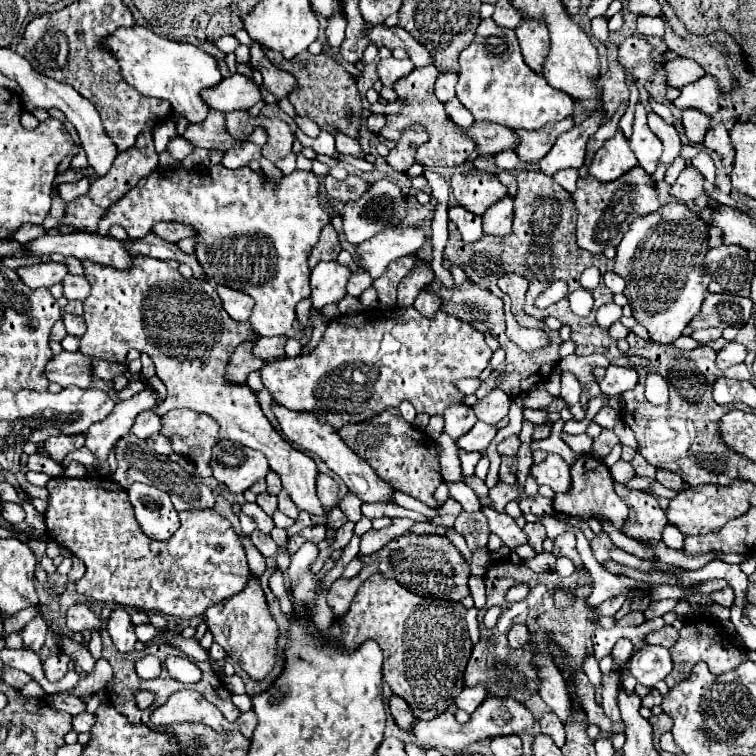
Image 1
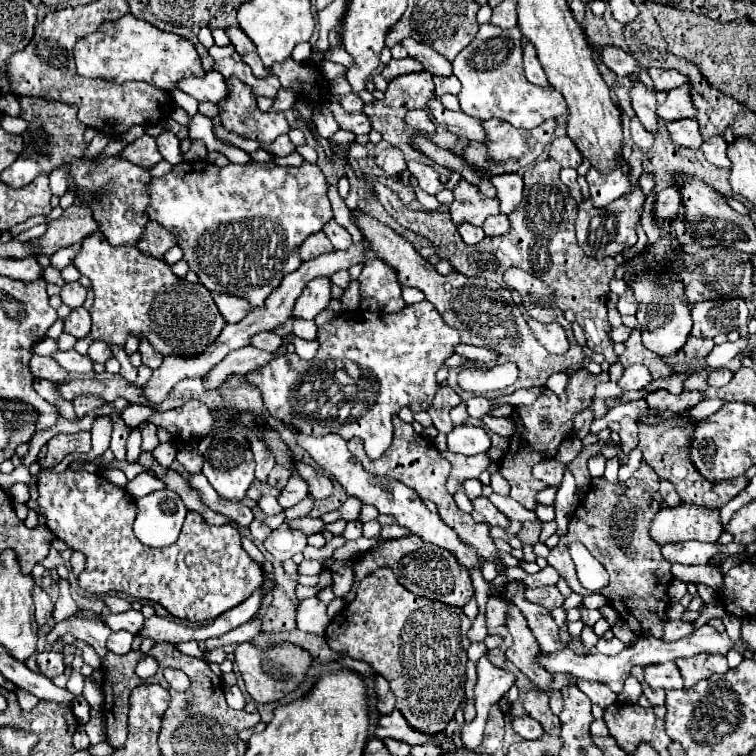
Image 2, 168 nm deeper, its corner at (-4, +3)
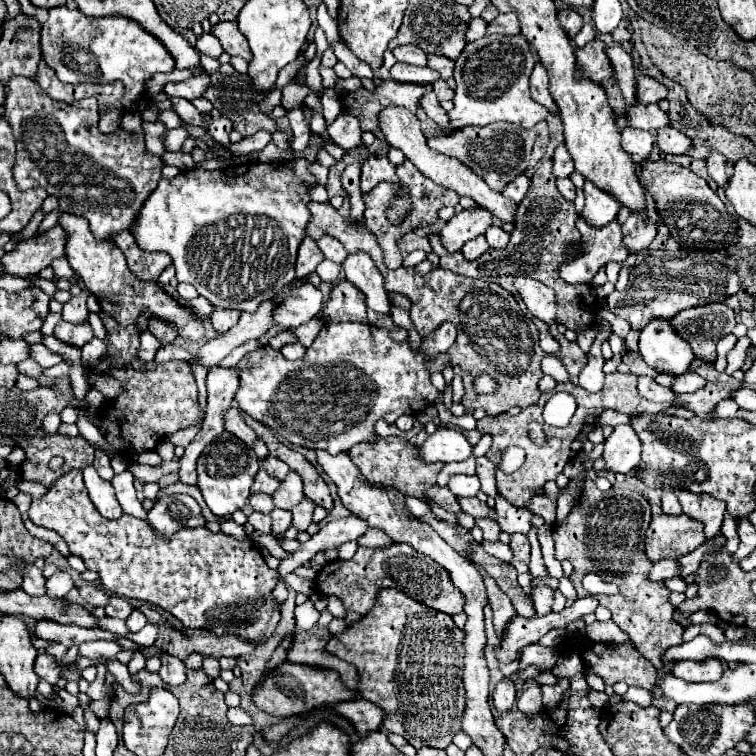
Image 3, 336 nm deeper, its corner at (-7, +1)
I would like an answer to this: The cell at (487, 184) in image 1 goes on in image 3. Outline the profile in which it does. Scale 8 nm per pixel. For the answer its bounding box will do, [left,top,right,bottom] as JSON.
[441,208,491,252]

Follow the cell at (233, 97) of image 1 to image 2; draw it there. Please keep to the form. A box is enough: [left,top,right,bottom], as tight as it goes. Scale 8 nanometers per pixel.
[178,70,228,104]

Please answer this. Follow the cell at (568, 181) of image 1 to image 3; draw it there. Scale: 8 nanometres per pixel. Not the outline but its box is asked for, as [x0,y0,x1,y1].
[557,178,575,202]

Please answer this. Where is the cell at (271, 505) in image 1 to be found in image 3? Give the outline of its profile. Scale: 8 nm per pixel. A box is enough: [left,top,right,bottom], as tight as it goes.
[251,468,281,494]

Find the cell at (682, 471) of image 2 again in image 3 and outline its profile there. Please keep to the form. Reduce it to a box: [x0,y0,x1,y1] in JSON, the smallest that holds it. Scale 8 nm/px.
[675,490,725,542]

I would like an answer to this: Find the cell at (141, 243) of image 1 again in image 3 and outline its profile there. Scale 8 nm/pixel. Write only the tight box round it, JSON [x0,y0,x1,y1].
[5,76,163,240]

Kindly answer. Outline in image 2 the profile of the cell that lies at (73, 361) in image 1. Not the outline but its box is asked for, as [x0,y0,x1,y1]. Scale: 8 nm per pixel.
[30,356,68,384]

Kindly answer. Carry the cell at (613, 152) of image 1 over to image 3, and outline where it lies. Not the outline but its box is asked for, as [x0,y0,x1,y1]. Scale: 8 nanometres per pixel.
[581,182,621,228]

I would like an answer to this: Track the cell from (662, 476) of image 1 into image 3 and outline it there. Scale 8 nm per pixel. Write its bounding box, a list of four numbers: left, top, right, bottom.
[661,488,681,516]

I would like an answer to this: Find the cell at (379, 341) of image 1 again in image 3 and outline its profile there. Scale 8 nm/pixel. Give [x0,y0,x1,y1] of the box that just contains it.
[235,322,455,456]

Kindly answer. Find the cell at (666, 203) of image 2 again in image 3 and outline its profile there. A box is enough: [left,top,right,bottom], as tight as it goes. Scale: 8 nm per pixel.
[621,214,657,254]

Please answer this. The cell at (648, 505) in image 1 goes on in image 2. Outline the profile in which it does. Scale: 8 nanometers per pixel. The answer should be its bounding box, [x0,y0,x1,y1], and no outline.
[548,476,672,638]

